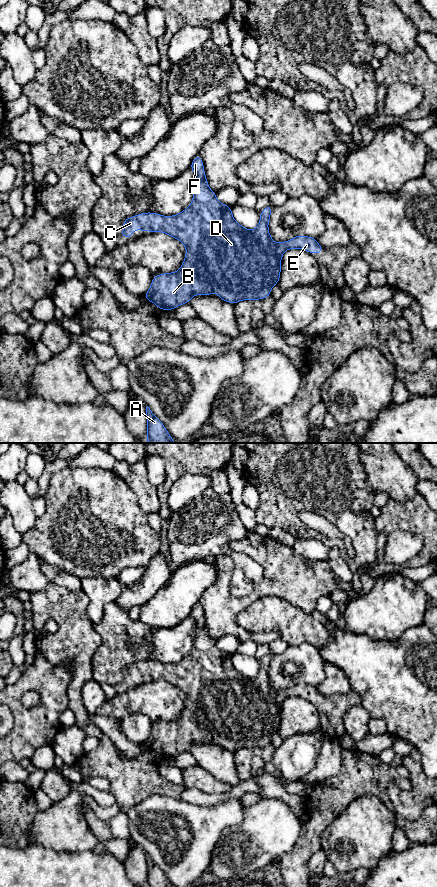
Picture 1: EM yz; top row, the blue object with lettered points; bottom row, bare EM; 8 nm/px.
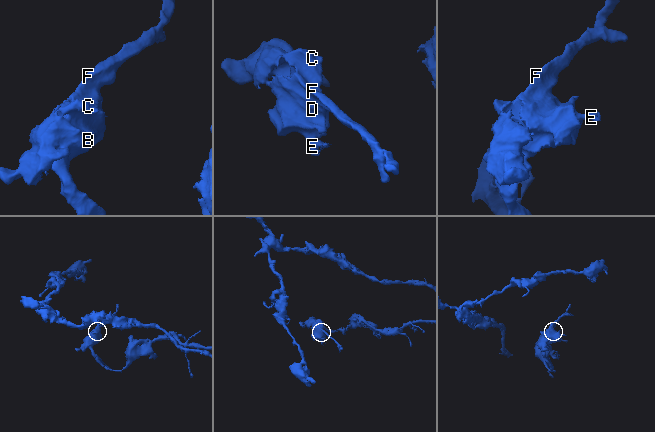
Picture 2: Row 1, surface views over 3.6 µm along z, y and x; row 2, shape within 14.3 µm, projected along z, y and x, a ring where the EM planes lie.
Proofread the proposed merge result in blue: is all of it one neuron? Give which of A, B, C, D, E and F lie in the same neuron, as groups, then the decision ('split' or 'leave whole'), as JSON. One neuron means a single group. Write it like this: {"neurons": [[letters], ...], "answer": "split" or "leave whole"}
{"neurons": [["A", "B", "C", "D", "E", "F"]], "answer": "leave whole"}

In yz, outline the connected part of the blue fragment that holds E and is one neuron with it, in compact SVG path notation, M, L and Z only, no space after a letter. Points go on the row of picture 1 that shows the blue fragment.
M198 154L190 164L194 171L196 187L191 204L177 215L164 216L145 212L123 220L123 238L131 238L133 230L162 232L177 240L185 247L185 259L176 272L153 276L149 290L143 297L154 303L160 310L173 310L188 304L193 296L208 296L214 292L232 305L242 300L261 300L271 296L271 288L279 283L281 260L288 249L302 249L312 255L323 253L317 238L297 235L286 242L277 243L268 229L273 207L266 206L260 212L258 226L249 230L240 225L232 215L232 208L216 198L216 192L209 188L202 158Z

